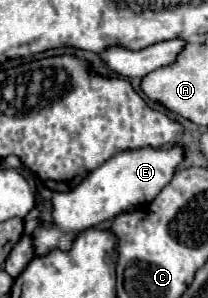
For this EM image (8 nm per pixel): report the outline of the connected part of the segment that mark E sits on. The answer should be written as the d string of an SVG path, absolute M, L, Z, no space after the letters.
M175 144L171 148L139 148L129 152L119 152L111 160L107 160L103 166L93 170L75 190L71 192L53 192L53 228L39 226L33 232L33 244L35 244L35 256L47 254L55 248L69 250L75 234L79 230L91 228L99 222L113 220L121 212L131 212L133 208L141 204L149 204L149 200L155 200L157 192L173 180L179 164L185 160L183 146Z

